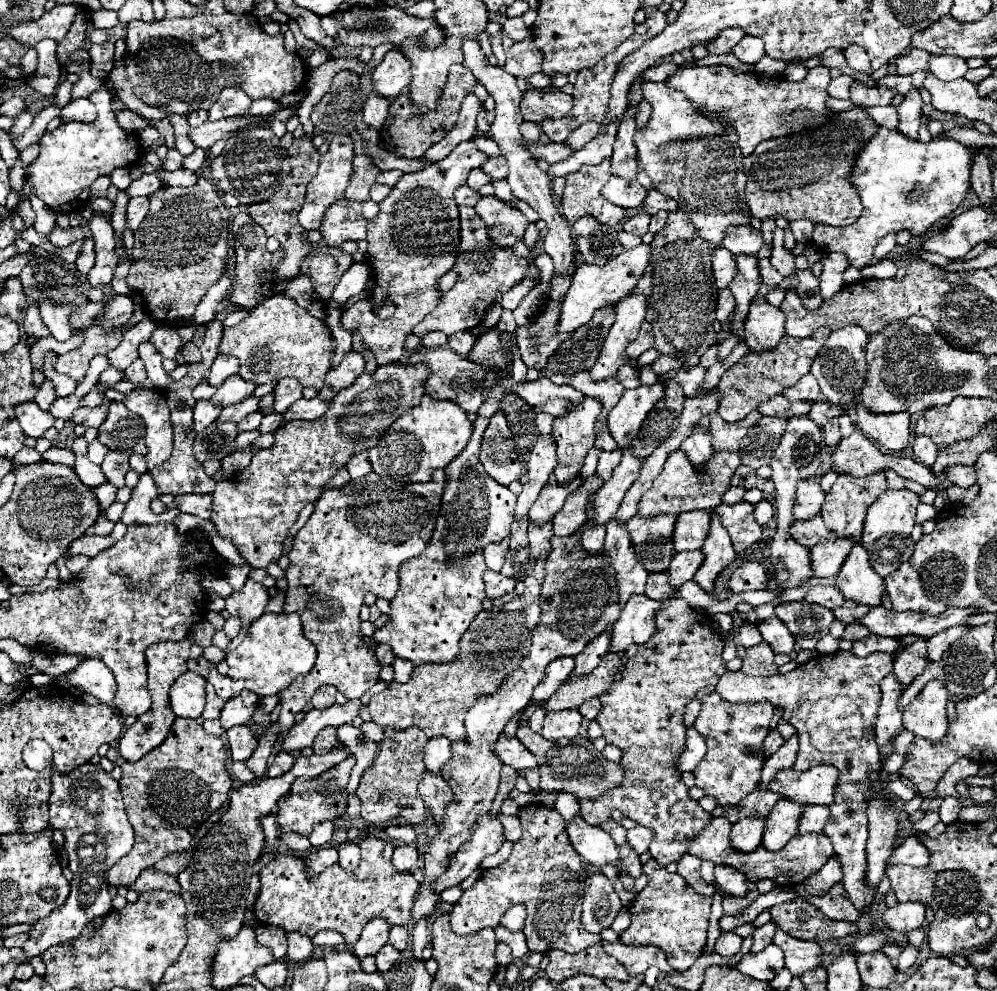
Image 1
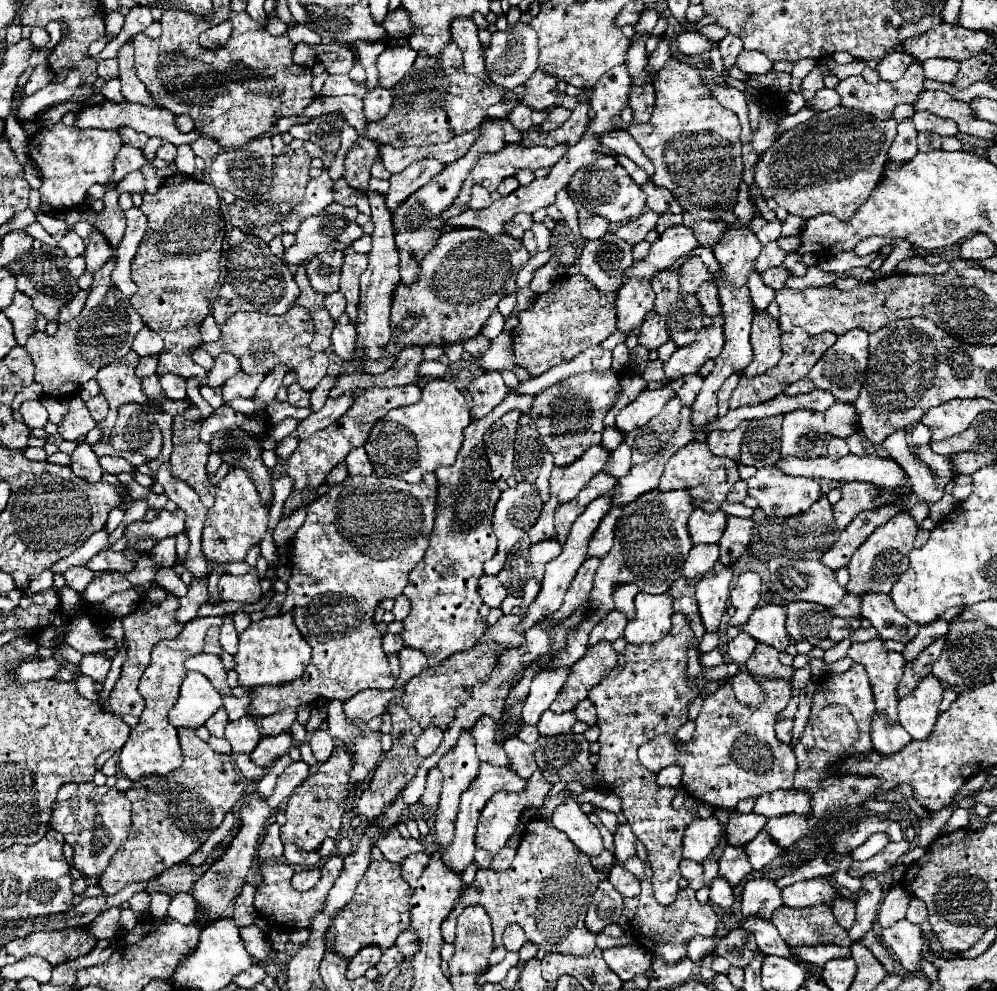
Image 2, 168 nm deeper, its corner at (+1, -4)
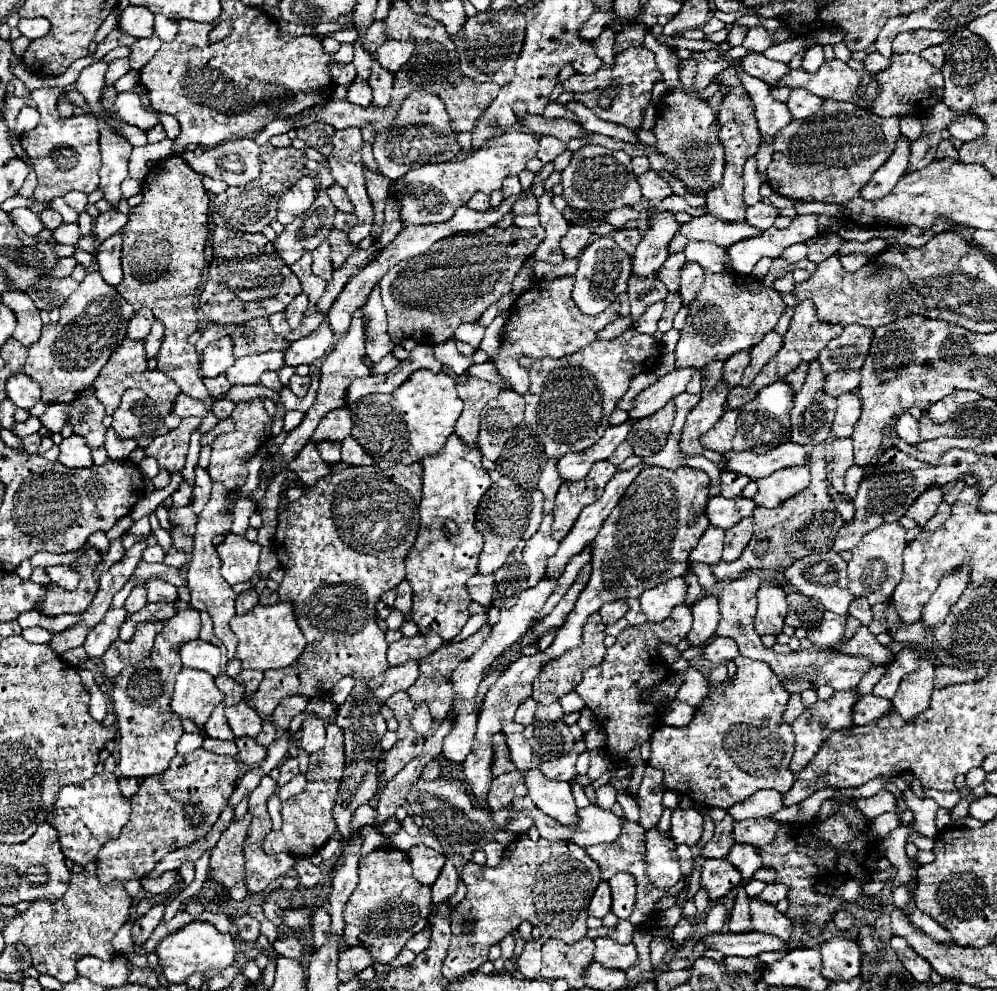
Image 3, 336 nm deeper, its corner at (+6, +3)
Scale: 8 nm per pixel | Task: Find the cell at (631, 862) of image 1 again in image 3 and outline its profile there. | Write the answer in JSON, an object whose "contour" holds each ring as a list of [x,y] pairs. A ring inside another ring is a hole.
{"contour":[[[618,873],[610,881],[612,913],[618,919],[628,919],[636,901],[636,881],[630,873]]]}

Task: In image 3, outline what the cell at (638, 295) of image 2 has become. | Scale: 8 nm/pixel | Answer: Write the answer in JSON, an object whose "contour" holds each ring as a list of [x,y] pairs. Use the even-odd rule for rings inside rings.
{"contour":[[[664,211],[650,221],[650,227],[642,235],[642,241],[636,249],[634,267],[632,267],[634,275],[656,277],[656,271],[668,257],[668,245],[680,227],[682,223],[676,221],[672,211]]]}

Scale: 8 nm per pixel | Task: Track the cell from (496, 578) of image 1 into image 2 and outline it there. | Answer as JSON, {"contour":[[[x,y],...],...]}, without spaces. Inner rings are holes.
{"contour":[[[483,576],[481,580],[479,580],[479,594],[481,594],[481,598],[483,598],[483,602],[487,604],[487,606],[501,606],[501,602],[505,600],[505,596],[507,596],[507,590],[503,588],[503,584],[497,580],[497,576]]]}

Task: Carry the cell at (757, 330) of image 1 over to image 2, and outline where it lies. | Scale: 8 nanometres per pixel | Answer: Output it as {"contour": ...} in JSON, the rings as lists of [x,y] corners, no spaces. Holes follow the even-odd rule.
{"contour":[[[757,312],[753,318],[751,328],[751,346],[753,346],[753,360],[743,370],[747,376],[757,376],[773,368],[781,358],[781,346],[779,346],[781,330],[773,316],[767,312]]]}

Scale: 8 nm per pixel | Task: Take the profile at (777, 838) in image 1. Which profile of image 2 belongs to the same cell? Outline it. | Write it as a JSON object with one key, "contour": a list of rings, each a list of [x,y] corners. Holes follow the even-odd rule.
{"contour":[[[763,828],[747,846],[745,852],[749,856],[749,862],[753,866],[753,870],[761,870],[767,864],[771,864],[783,850],[779,848],[779,844],[775,844],[775,840],[771,840],[769,832]]]}

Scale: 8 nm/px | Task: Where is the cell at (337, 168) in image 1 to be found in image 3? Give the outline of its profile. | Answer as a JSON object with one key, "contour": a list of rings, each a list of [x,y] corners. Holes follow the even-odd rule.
{"contour":[[[302,177],[296,181],[290,189],[284,189],[278,201],[278,221],[282,225],[292,223],[296,217],[300,217],[304,211],[310,209],[310,205],[316,199],[316,179]]]}

